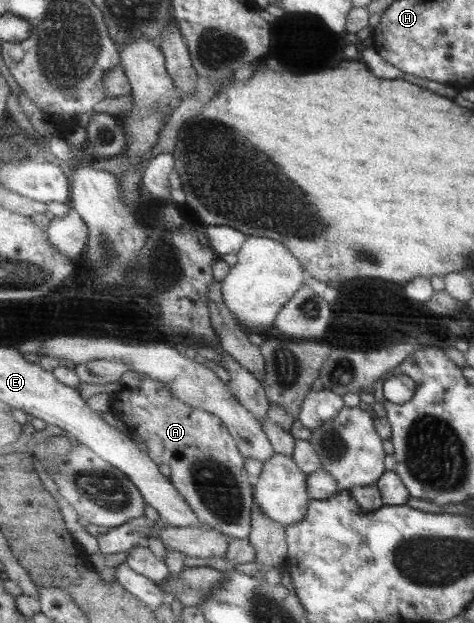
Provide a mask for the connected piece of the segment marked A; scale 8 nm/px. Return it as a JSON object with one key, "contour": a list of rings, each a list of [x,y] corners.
{"contour":[[[140,375],[141,382],[135,388],[122,387],[113,393],[110,417],[119,423],[130,436],[137,435],[146,445],[147,455],[157,464],[167,465],[173,487],[184,496],[194,517],[210,527],[231,538],[245,539],[250,526],[250,509],[254,502],[252,486],[247,482],[247,473],[243,468],[244,457],[237,449],[235,440],[227,432],[224,424],[216,415],[189,407],[175,397],[171,389],[155,379]]]}

